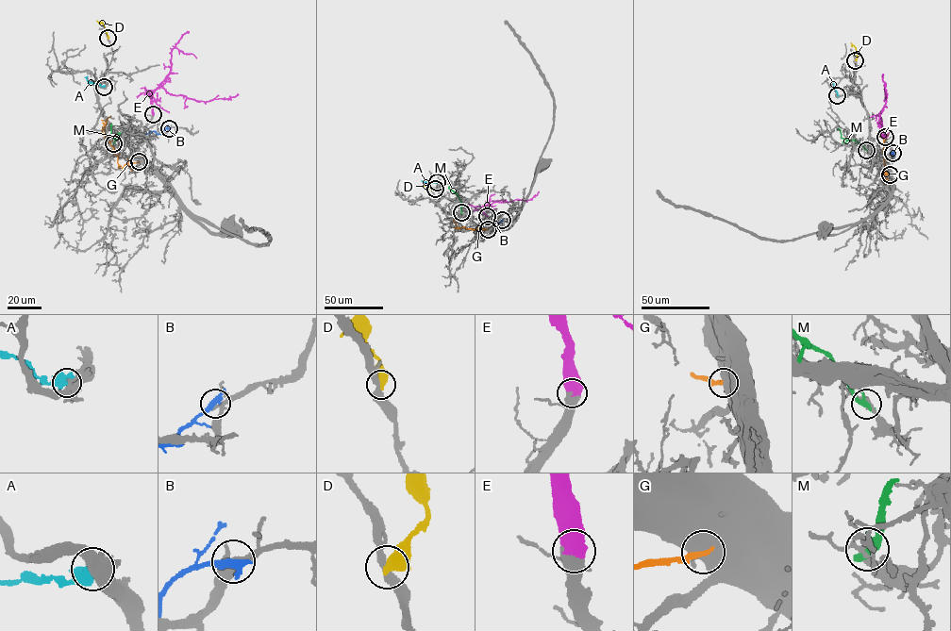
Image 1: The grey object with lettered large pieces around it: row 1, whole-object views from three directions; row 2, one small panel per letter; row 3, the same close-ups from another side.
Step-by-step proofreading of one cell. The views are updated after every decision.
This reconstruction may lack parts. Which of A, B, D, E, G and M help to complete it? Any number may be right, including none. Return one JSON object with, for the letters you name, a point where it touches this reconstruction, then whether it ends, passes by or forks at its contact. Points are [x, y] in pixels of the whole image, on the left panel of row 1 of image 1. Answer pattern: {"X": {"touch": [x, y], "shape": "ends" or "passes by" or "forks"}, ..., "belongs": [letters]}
{"E": {"touch": [153, 114], "shape": "ends"}, "belongs": ["E"]}

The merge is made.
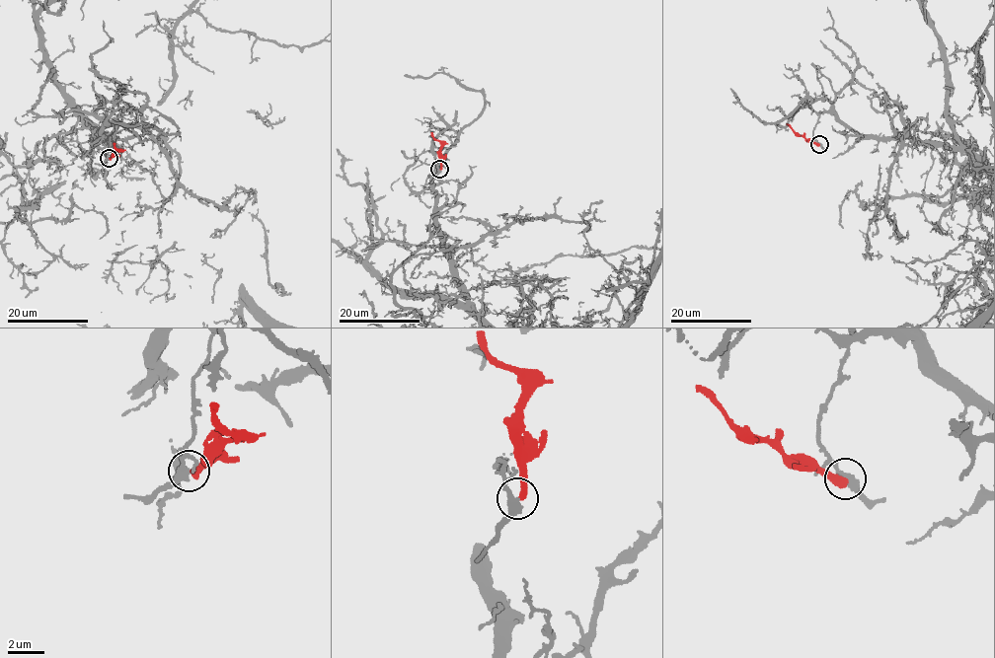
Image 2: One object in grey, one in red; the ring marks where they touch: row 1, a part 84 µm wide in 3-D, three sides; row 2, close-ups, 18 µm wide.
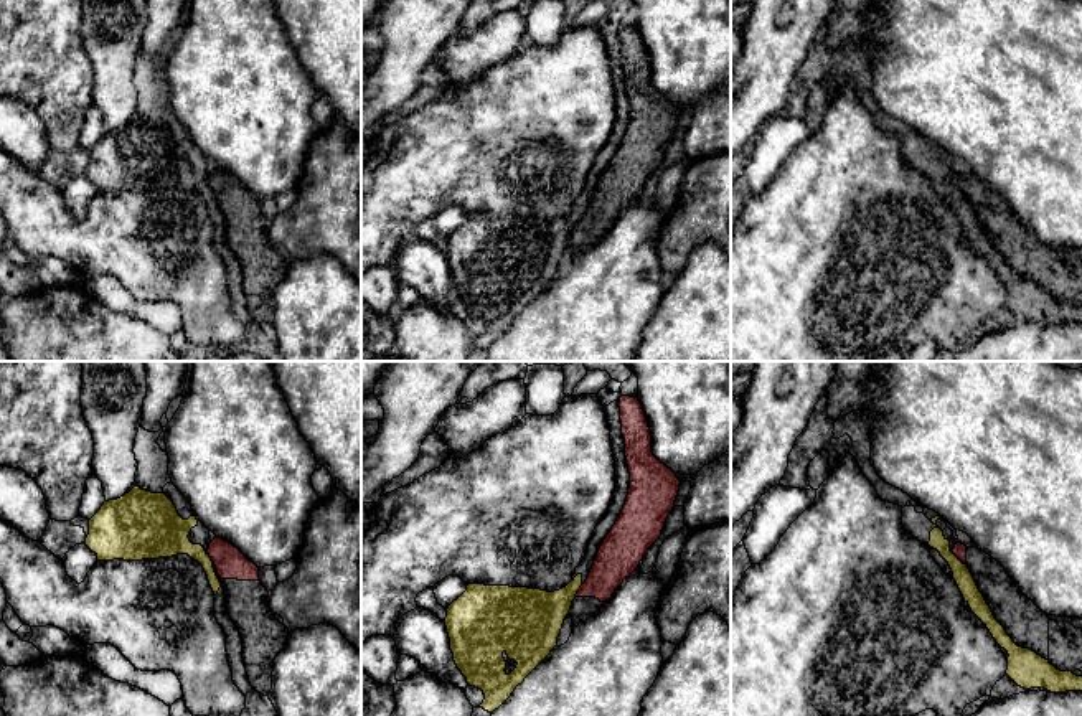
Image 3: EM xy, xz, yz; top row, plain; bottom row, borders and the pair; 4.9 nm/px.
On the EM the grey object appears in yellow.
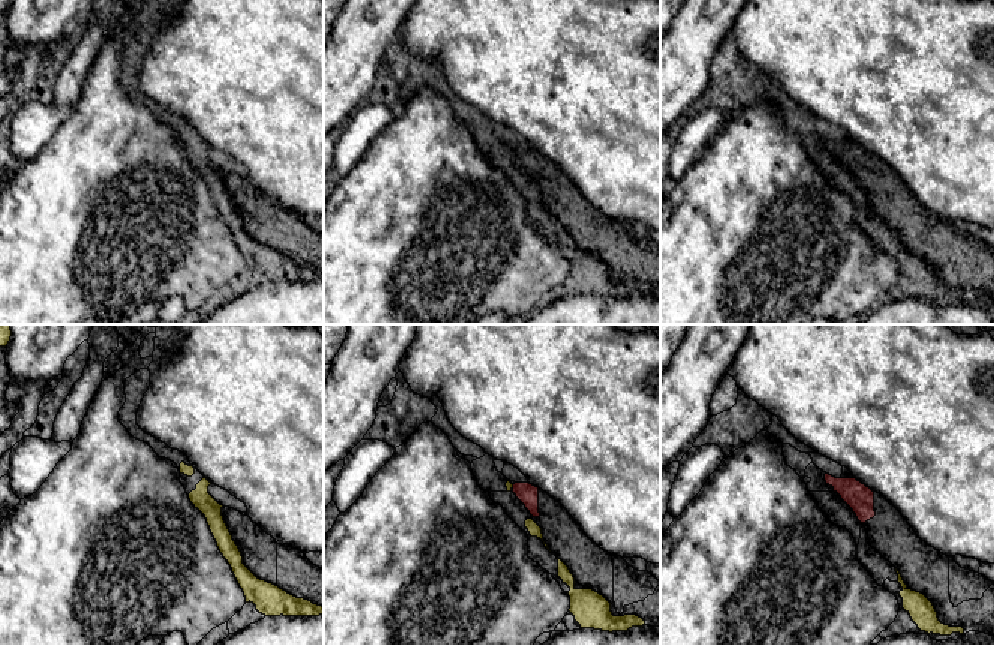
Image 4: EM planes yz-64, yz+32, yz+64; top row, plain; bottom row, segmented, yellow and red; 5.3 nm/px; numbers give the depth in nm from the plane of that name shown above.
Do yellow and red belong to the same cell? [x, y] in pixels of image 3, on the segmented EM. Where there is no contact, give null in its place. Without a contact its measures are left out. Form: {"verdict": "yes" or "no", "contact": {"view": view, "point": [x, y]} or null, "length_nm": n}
{"verdict": "no", "contact": {"view": "yz", "point": [957, 558]}, "length_nm": 100}

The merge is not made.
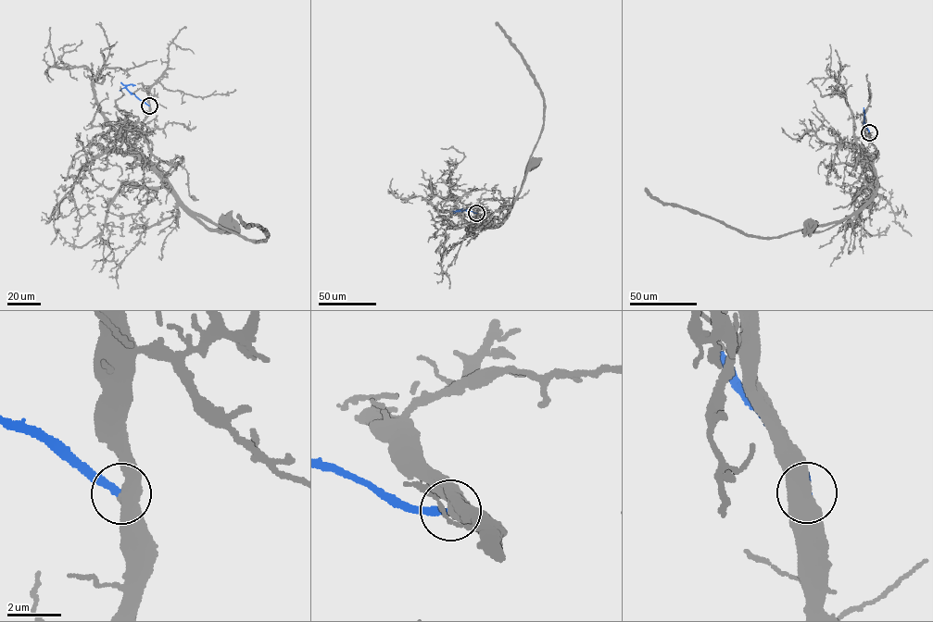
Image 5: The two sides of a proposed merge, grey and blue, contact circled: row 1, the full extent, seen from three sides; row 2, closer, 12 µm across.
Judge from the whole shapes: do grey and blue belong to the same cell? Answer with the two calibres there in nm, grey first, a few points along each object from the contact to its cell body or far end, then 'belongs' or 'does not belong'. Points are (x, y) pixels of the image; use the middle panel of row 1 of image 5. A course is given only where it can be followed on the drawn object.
600/280 nm | grey via (476, 213), (476, 225), (493, 227), (503, 222), (534, 162) | blue via (476, 213), (457, 211), (462, 208) | belongs

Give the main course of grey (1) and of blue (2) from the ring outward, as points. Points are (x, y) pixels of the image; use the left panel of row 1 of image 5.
1: (149, 105), (149, 115), (144, 121), (135, 148), (168, 180), (180, 200), (207, 227), (221, 230), (228, 227)
2: (149, 105), (126, 88), (135, 85)

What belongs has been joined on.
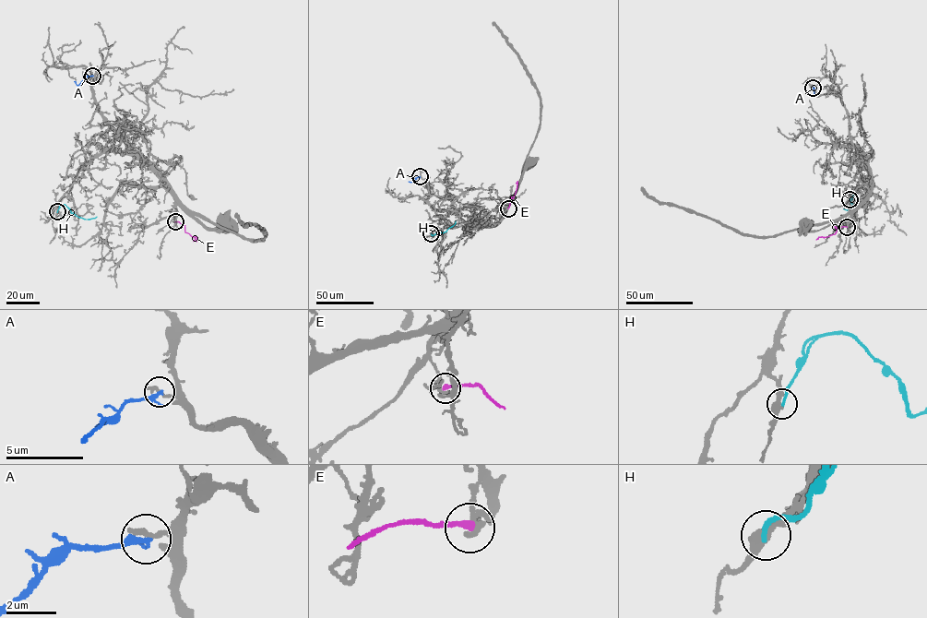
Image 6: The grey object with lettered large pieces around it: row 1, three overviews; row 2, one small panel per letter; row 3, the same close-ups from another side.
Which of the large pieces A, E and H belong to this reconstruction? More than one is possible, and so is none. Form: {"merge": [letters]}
{"merge": []}

